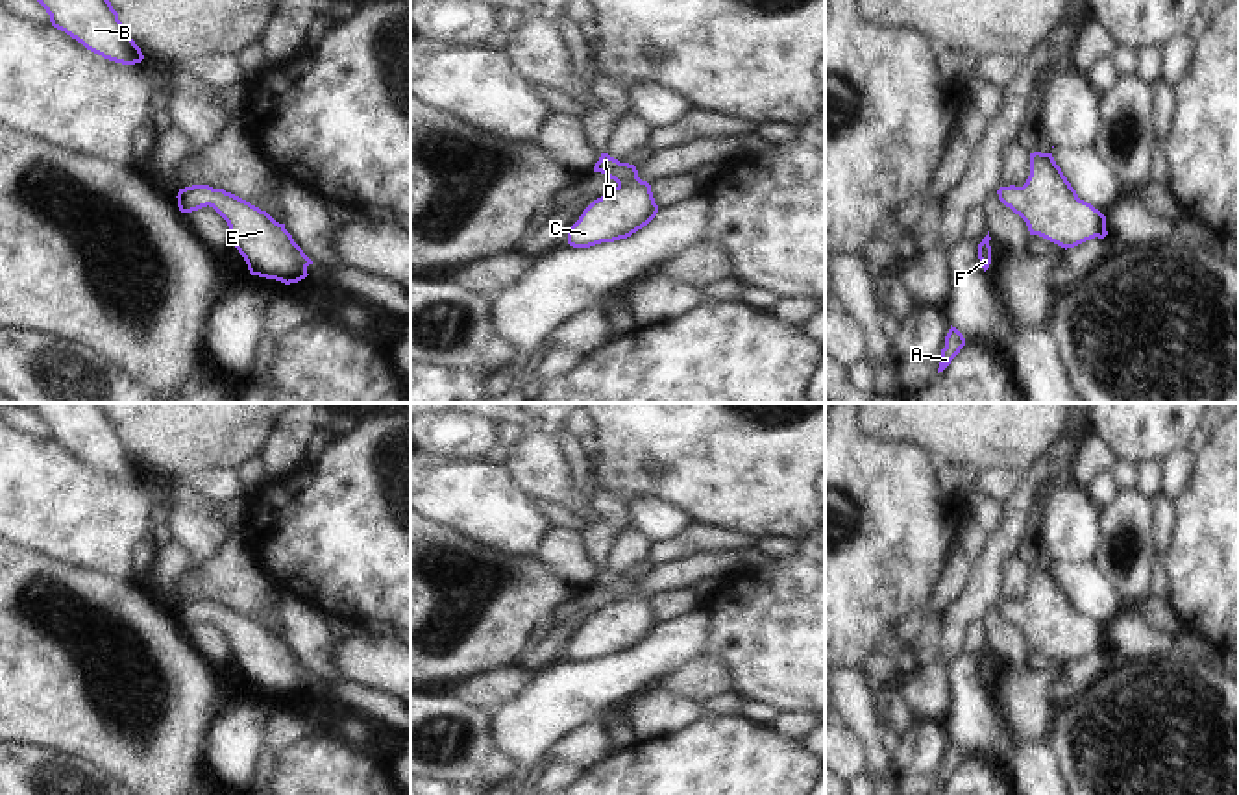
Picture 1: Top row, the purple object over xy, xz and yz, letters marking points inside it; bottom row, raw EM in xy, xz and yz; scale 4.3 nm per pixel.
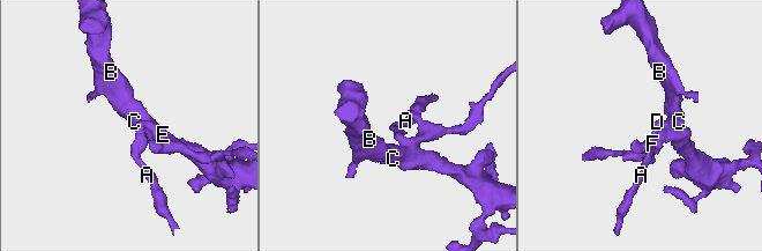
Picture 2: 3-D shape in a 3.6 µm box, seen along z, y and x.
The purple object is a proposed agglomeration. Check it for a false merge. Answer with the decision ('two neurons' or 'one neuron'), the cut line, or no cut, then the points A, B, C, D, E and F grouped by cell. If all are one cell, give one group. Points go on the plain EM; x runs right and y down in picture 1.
one neuron; no cut; A B C D E F

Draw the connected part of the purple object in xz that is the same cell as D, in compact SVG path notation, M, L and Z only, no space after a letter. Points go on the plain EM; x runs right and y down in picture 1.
M601 568L594 586L608 590L618 599L594 614L570 642L568 658L573 662L627 653L658 627L651 599L638 592L634 579Z

